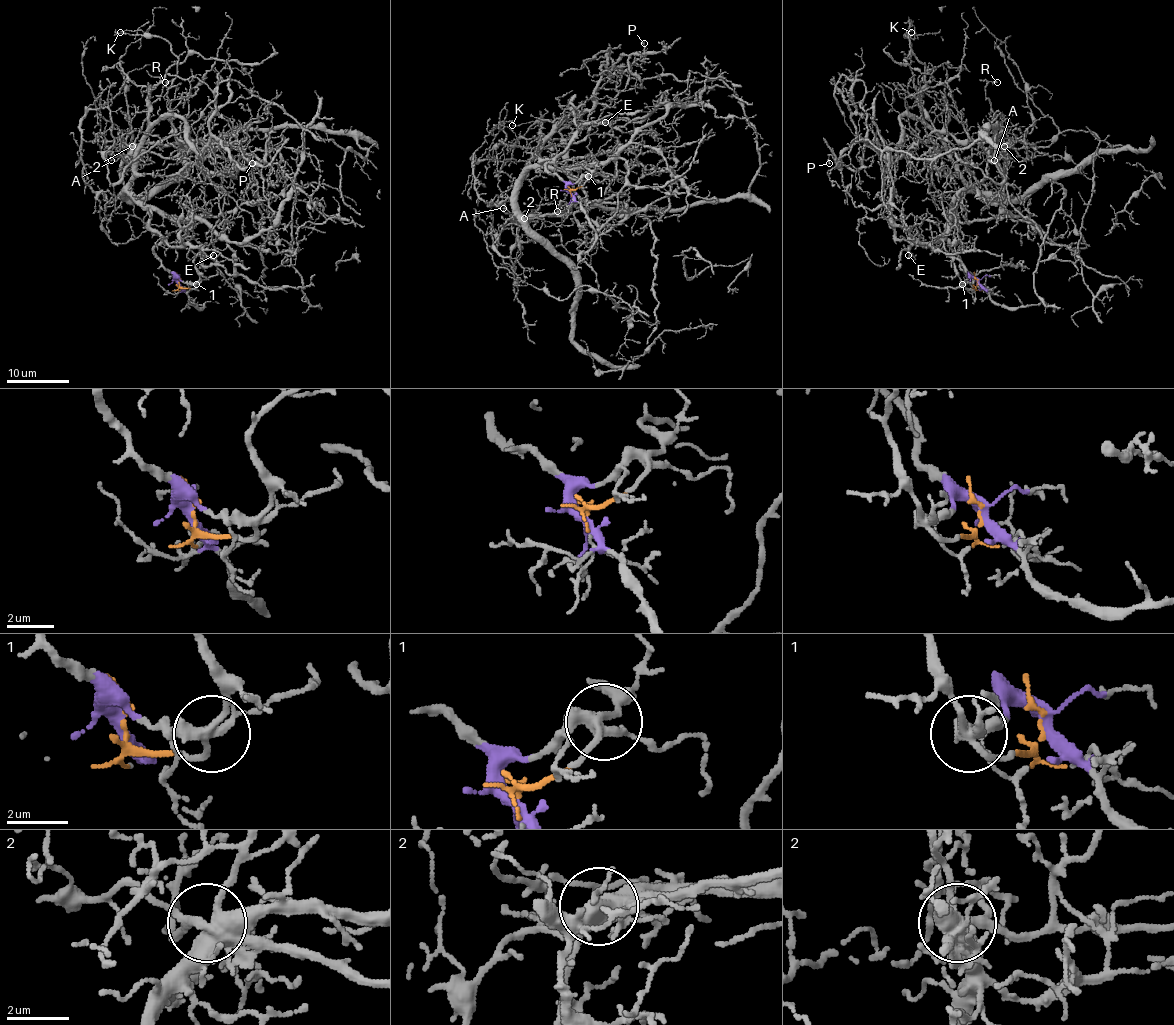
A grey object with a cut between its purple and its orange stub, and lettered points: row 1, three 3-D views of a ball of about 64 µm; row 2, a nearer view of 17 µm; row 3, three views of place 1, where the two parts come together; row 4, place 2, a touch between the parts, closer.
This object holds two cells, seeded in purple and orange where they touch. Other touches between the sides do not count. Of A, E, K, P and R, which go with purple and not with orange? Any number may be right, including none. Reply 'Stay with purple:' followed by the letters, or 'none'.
Stay with purple: A, E, P, R

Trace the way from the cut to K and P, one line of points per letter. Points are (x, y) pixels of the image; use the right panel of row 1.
K: (977, 282), (961, 283), (942, 195), (974, 186), (988, 154), (935, 128), (911, 32)
P: (977, 282), (946, 241), (895, 236), (884, 159), (858, 137), (839, 167), (829, 154), (829, 164)

